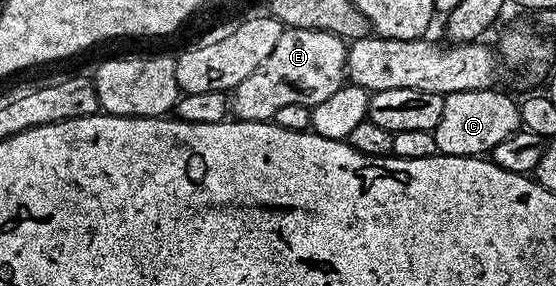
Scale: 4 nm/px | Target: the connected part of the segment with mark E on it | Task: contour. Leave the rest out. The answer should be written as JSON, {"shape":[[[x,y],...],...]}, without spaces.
{"shape":[[[284,28],[279,41],[275,41],[275,49],[271,49],[271,57],[267,57],[251,77],[243,77],[243,81],[233,88],[232,114],[243,123],[263,123],[272,120],[273,115],[287,105],[303,105],[311,109],[319,105],[319,101],[327,101],[331,93],[347,82],[346,54],[346,40],[331,32]]]}

